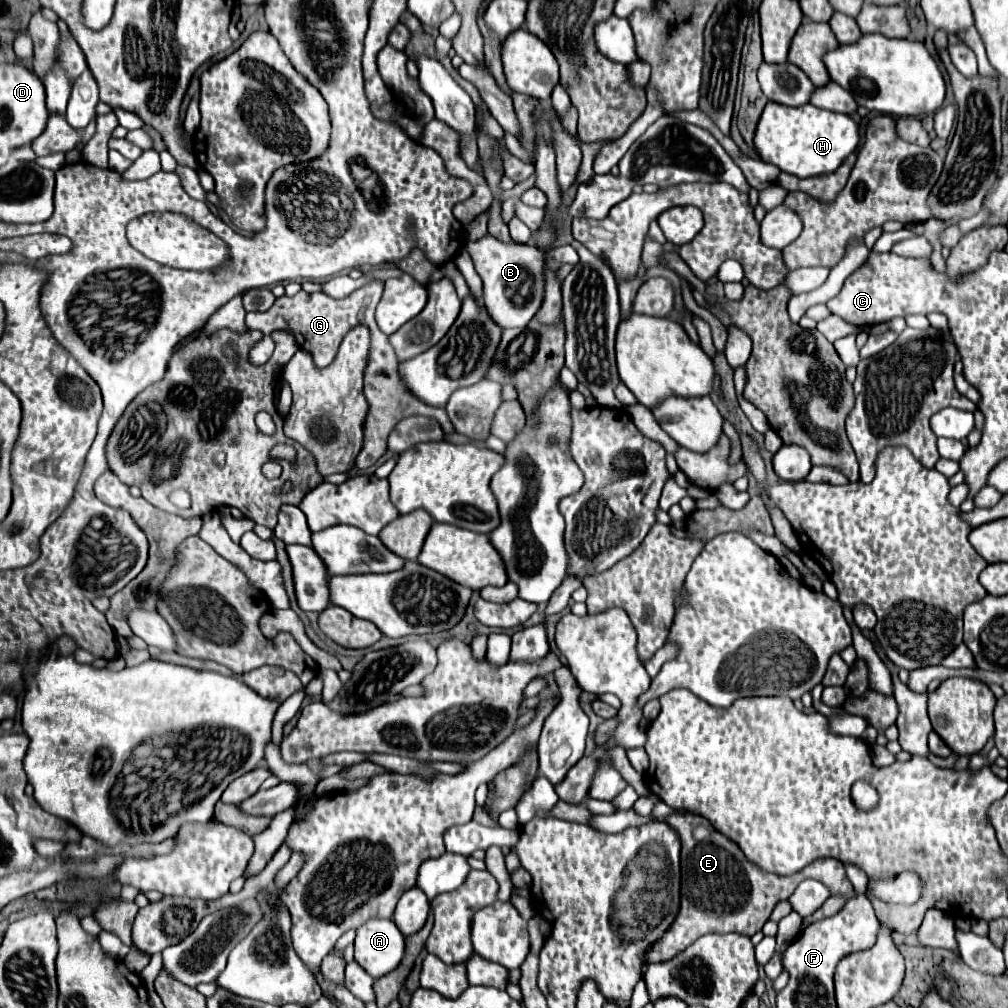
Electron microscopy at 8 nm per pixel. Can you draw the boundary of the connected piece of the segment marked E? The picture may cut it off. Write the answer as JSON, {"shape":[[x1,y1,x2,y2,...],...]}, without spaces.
{"shape":[[671,813,665,817,665,823,669,823,681,839,681,907,673,925,645,953,647,965,673,959,707,933,731,931,747,937,755,935,769,919,773,907,779,901,785,901,803,879,815,879,823,883,829,887,831,895,853,895,853,885,845,875,845,867,837,859,817,859,797,875,781,877,767,873,755,863,747,861,739,845,715,831,703,817,693,813]]}

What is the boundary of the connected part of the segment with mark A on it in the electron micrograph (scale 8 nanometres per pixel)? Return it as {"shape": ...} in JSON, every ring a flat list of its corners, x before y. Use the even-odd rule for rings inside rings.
{"shape":[[369,919,357,927,355,961,373,977,391,973,403,959,405,937,393,919]]}

